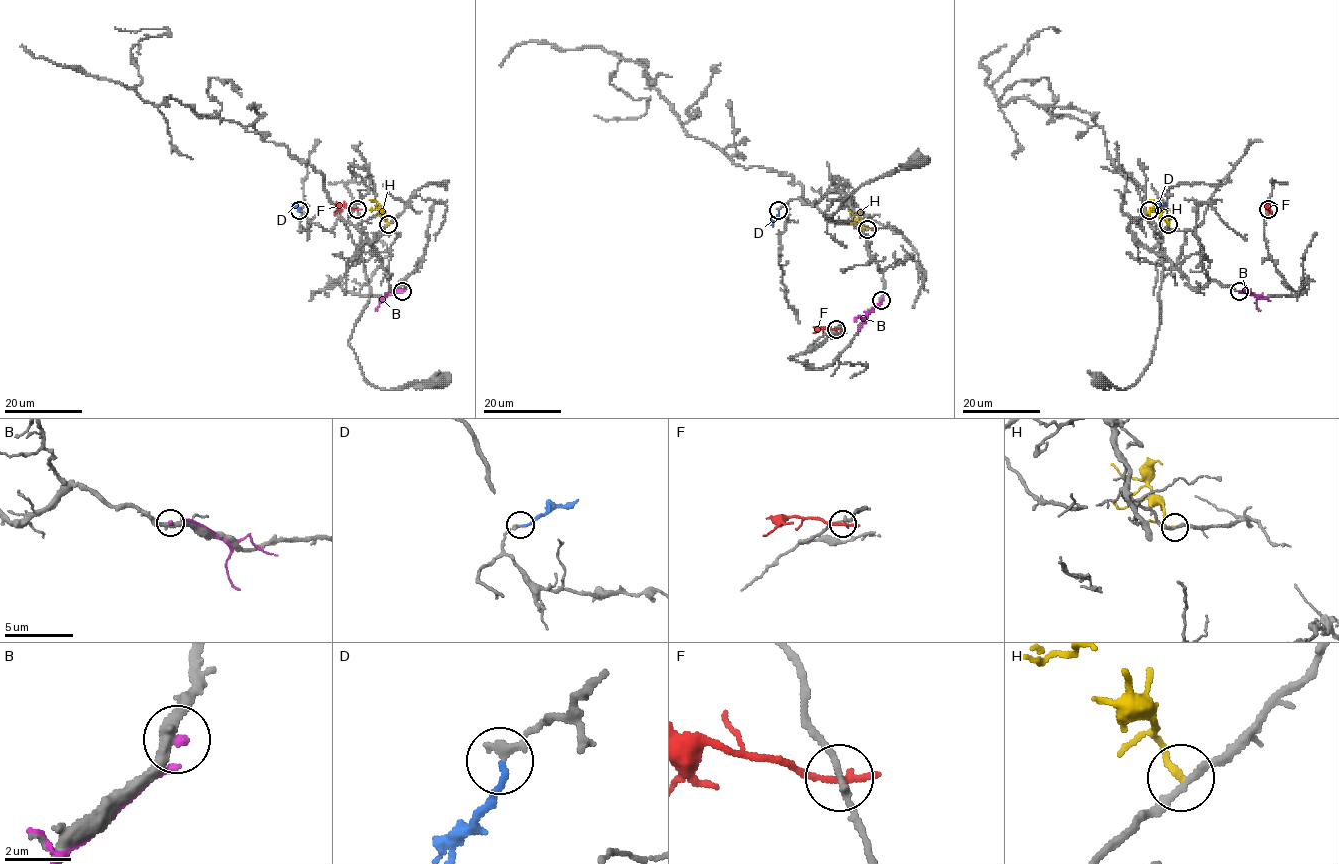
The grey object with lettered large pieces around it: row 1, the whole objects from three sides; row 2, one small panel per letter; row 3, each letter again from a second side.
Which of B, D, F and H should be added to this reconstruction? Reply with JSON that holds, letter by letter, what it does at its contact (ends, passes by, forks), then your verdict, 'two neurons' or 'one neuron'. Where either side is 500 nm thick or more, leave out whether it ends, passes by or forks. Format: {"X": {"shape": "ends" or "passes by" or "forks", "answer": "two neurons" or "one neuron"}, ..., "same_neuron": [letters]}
{"B": {"shape": "ends", "answer": "two neurons"}, "D": {"shape": "ends", "answer": "one neuron"}, "F": {"shape": "ends", "answer": "two neurons"}, "H": {"shape": "ends", "answer": "two neurons"}, "same_neuron": ["D"]}

